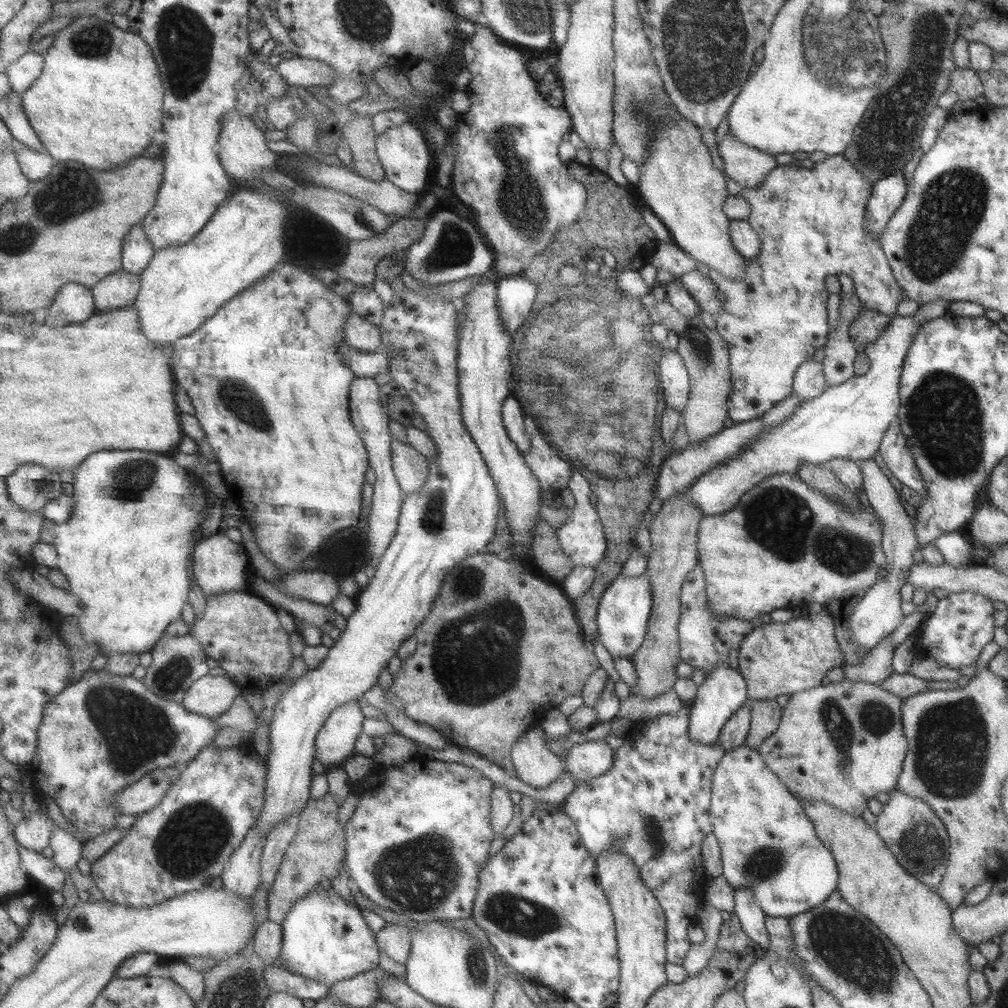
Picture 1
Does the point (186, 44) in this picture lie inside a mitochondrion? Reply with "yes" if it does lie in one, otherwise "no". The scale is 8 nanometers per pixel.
yes

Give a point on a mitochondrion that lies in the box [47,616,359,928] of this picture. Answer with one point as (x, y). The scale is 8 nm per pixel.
(135, 730)

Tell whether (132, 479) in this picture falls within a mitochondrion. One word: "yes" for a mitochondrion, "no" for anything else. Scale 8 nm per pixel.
yes

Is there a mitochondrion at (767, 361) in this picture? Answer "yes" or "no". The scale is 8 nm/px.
no

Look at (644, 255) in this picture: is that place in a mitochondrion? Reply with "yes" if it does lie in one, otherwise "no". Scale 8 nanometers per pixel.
no

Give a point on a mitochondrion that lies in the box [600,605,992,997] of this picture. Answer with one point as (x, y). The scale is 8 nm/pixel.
(951, 746)

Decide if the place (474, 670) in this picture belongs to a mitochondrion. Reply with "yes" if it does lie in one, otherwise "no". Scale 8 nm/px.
yes

